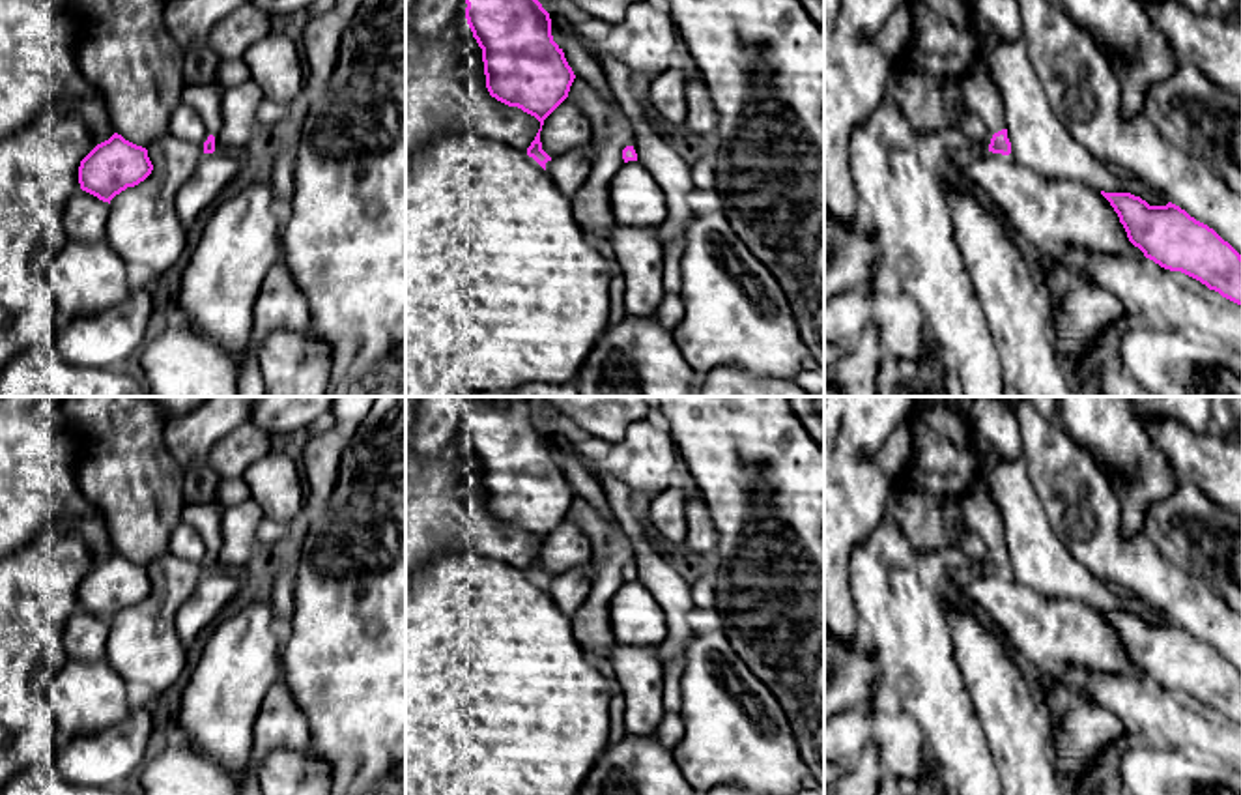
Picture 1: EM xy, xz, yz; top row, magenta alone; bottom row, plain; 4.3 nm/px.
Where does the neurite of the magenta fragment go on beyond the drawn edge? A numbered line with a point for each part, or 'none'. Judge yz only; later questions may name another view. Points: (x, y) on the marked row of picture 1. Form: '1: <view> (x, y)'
1: yz (980, 94)

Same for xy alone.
1: xy (204, 98)

